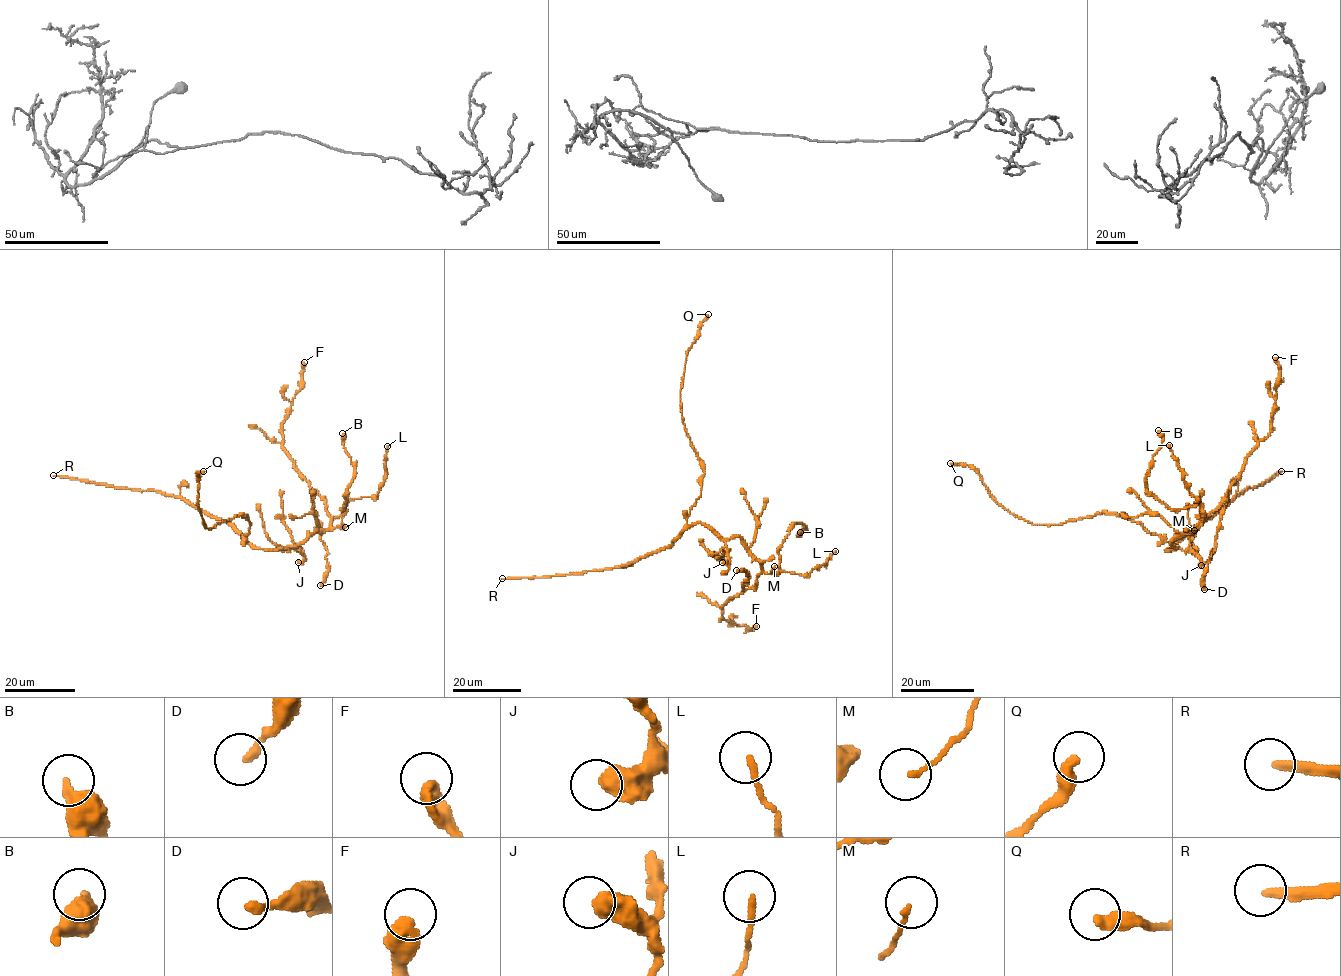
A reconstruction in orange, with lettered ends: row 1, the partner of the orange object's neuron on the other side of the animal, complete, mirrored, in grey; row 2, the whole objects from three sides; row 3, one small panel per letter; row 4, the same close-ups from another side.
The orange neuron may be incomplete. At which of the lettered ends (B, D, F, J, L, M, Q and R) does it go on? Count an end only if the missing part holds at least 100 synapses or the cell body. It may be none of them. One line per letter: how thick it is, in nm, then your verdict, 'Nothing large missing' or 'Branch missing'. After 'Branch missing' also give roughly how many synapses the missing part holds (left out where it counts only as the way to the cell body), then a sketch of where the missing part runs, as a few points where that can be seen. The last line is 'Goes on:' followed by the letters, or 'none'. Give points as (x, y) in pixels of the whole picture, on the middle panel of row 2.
B: Thickness 340 nm. Nothing large missing
D: Thickness 240 nm. Nothing large missing
F: Thickness 400 nm. Nothing large missing
J: Thickness 550 nm. Nothing large missing
L: Thickness 170 nm. Nothing large missing
M: Thickness 120 nm. Nothing large missing
Q: Thickness 340 nm. Nothing large missing
R: Thickness 260 nm. Branch missing. Roughly 550 synapses
Goes on: R

